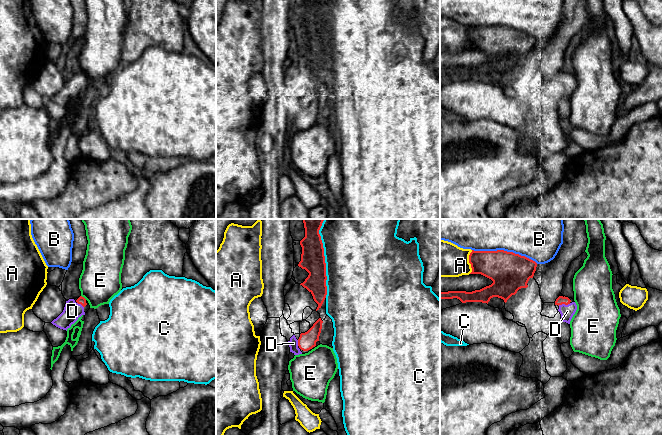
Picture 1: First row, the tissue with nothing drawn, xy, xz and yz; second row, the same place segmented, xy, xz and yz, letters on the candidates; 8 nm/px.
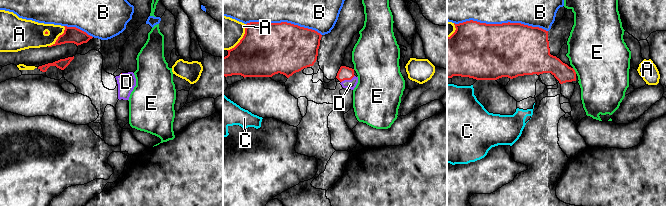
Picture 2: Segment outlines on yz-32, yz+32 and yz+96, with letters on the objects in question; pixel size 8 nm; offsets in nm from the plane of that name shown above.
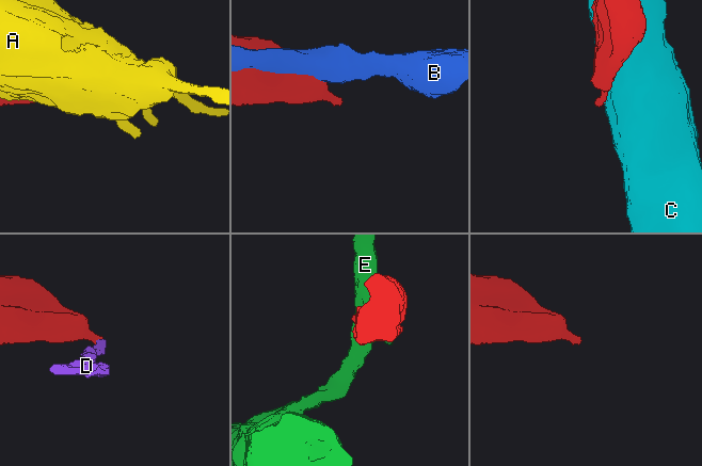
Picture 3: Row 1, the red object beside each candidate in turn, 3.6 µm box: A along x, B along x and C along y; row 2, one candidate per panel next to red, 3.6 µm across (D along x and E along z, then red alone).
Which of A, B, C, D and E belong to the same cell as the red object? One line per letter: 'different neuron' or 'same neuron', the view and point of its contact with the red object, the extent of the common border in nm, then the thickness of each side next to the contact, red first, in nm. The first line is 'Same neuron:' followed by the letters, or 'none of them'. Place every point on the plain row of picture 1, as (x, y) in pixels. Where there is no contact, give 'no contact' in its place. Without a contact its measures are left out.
Same neuron: D
A: different neuron | yz (469, 38) | 190 nm | 260/300 nm
B: different neuron | yz (505, 27) | 550 nm | 300/280 nm
C: different neuron | xz (324, 37) | 600 nm | 190/480 nm
D: same neuron | yz (564, 79) | 110 nm | 70/110 nm
E: different neuron | xy (83, 73) | 60 nm | 70/320 nm

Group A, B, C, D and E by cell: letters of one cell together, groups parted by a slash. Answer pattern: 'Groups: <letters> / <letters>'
Groups: A / B / C / D / E

